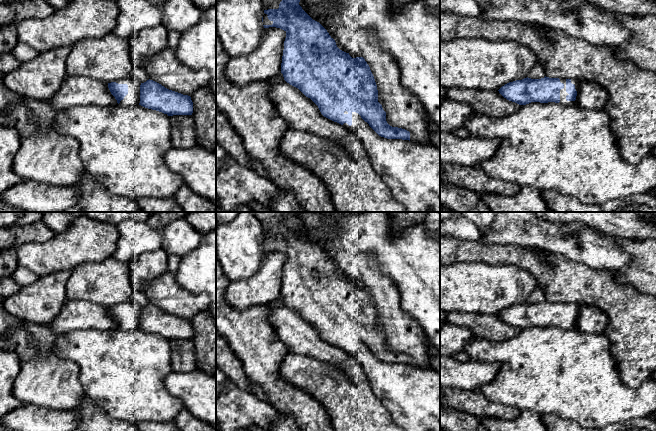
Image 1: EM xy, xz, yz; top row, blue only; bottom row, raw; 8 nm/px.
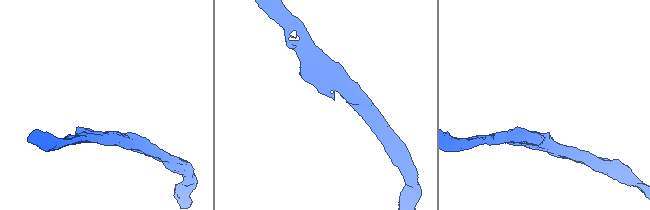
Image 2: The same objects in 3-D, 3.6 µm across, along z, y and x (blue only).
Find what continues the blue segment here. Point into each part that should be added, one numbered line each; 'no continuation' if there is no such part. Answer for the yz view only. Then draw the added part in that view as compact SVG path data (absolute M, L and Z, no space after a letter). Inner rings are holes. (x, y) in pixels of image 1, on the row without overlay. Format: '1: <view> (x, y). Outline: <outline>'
1: yz (563, 317). Outline: M561 302L560 306L564 308L564 312L560 314L560 328L564 329L576 329L576 325L567 325L566 320L569 319L566 316L566 303Z

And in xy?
1: xy (132, 322). Outline: M131 300L116 305L118 308L128 309L128 318L120 325L120 329L132 331L140 327L140 309L141 306Z

